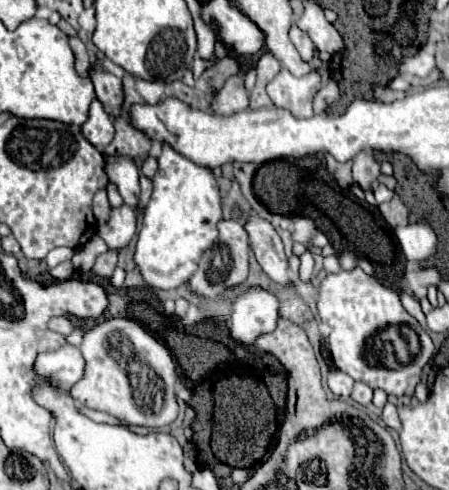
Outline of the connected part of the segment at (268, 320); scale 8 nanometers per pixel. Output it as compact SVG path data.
M251 287L235 299L231 315L231 339L241 345L255 345L255 341L275 331L279 319L279 299L261 287Z

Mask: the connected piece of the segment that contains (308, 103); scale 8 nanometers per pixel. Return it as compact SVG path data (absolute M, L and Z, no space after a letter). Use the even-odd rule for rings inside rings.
M311 69L311 73L303 75L303 77L293 77L291 73L287 73L289 77L277 77L275 81L269 83L269 93L273 95L273 103L277 107L285 107L285 109L293 109L293 113L297 113L297 117L311 117L313 115L313 97L321 87L321 71Z

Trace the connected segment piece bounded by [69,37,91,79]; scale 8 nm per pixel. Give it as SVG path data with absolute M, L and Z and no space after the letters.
M71 37L71 49L73 49L73 53L75 53L75 69L77 69L77 73L79 73L79 77L87 77L87 69L89 69L89 53L87 53L87 49L85 49L85 45L83 45L83 41L81 39L77 39L77 37Z

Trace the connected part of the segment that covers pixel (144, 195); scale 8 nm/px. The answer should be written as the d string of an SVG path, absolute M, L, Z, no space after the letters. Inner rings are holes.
M141 177L141 195L139 195L139 203L135 211L143 211L145 205L149 203L149 197L151 197L151 181L147 177Z

